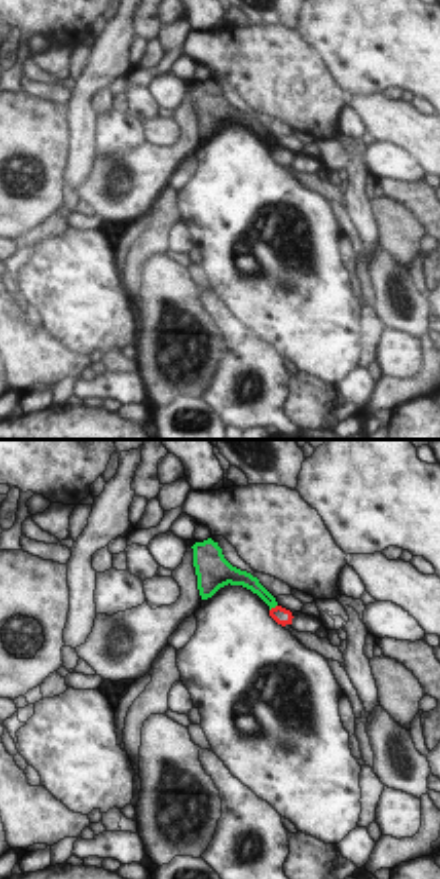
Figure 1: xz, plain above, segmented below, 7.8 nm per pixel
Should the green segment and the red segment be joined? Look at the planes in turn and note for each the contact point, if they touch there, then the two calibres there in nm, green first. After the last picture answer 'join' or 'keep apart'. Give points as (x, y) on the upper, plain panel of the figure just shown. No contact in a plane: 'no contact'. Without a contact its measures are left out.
meets green at (272, 146); 100 nm thick on the green side, 130 nm on the other

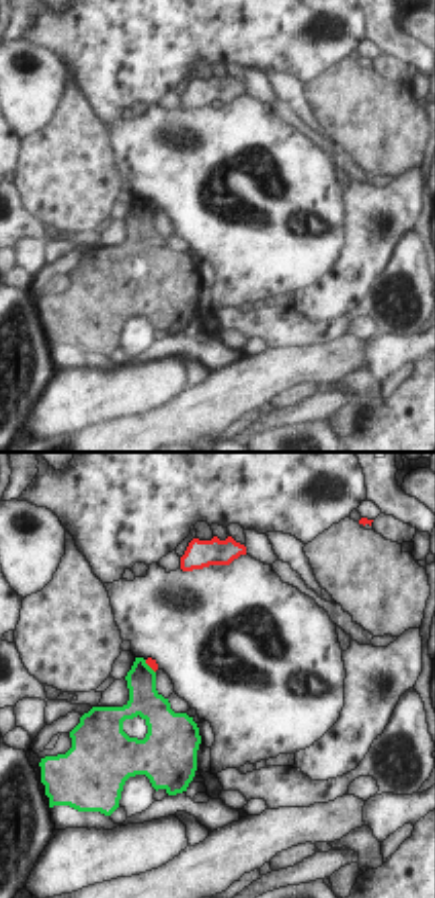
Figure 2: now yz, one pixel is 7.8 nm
meets green at (148, 206); 240 nm thick on the green side, 70 nm on the other

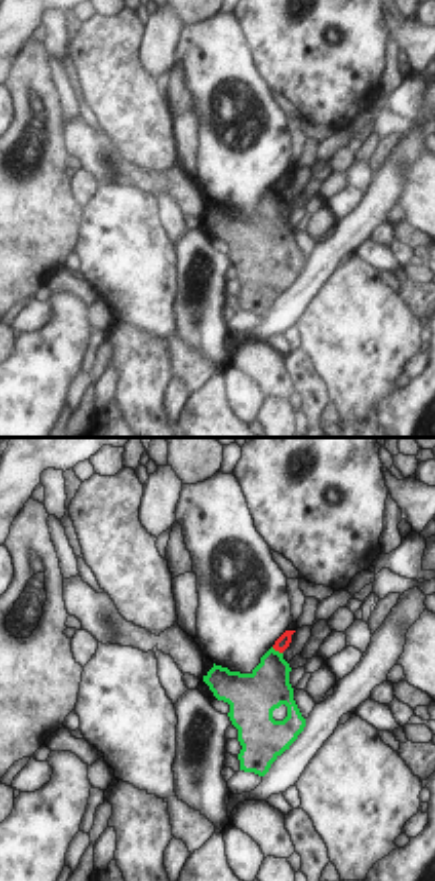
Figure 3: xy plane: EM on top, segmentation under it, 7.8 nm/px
meets green at (278, 192); 320 nm thick on the green side, 120 nm on the other

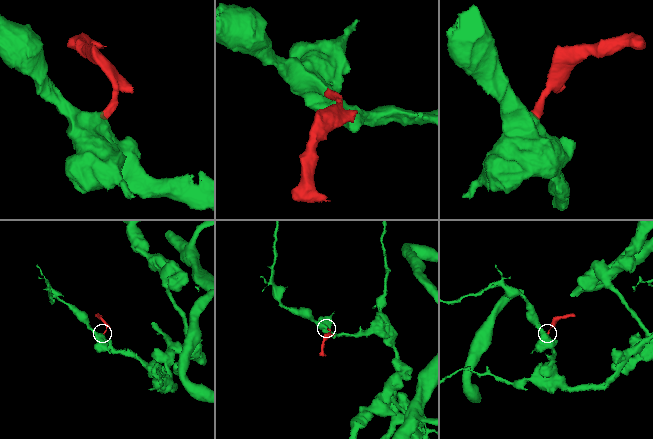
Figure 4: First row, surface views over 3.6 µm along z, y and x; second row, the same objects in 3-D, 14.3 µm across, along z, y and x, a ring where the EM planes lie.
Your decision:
keep apart

